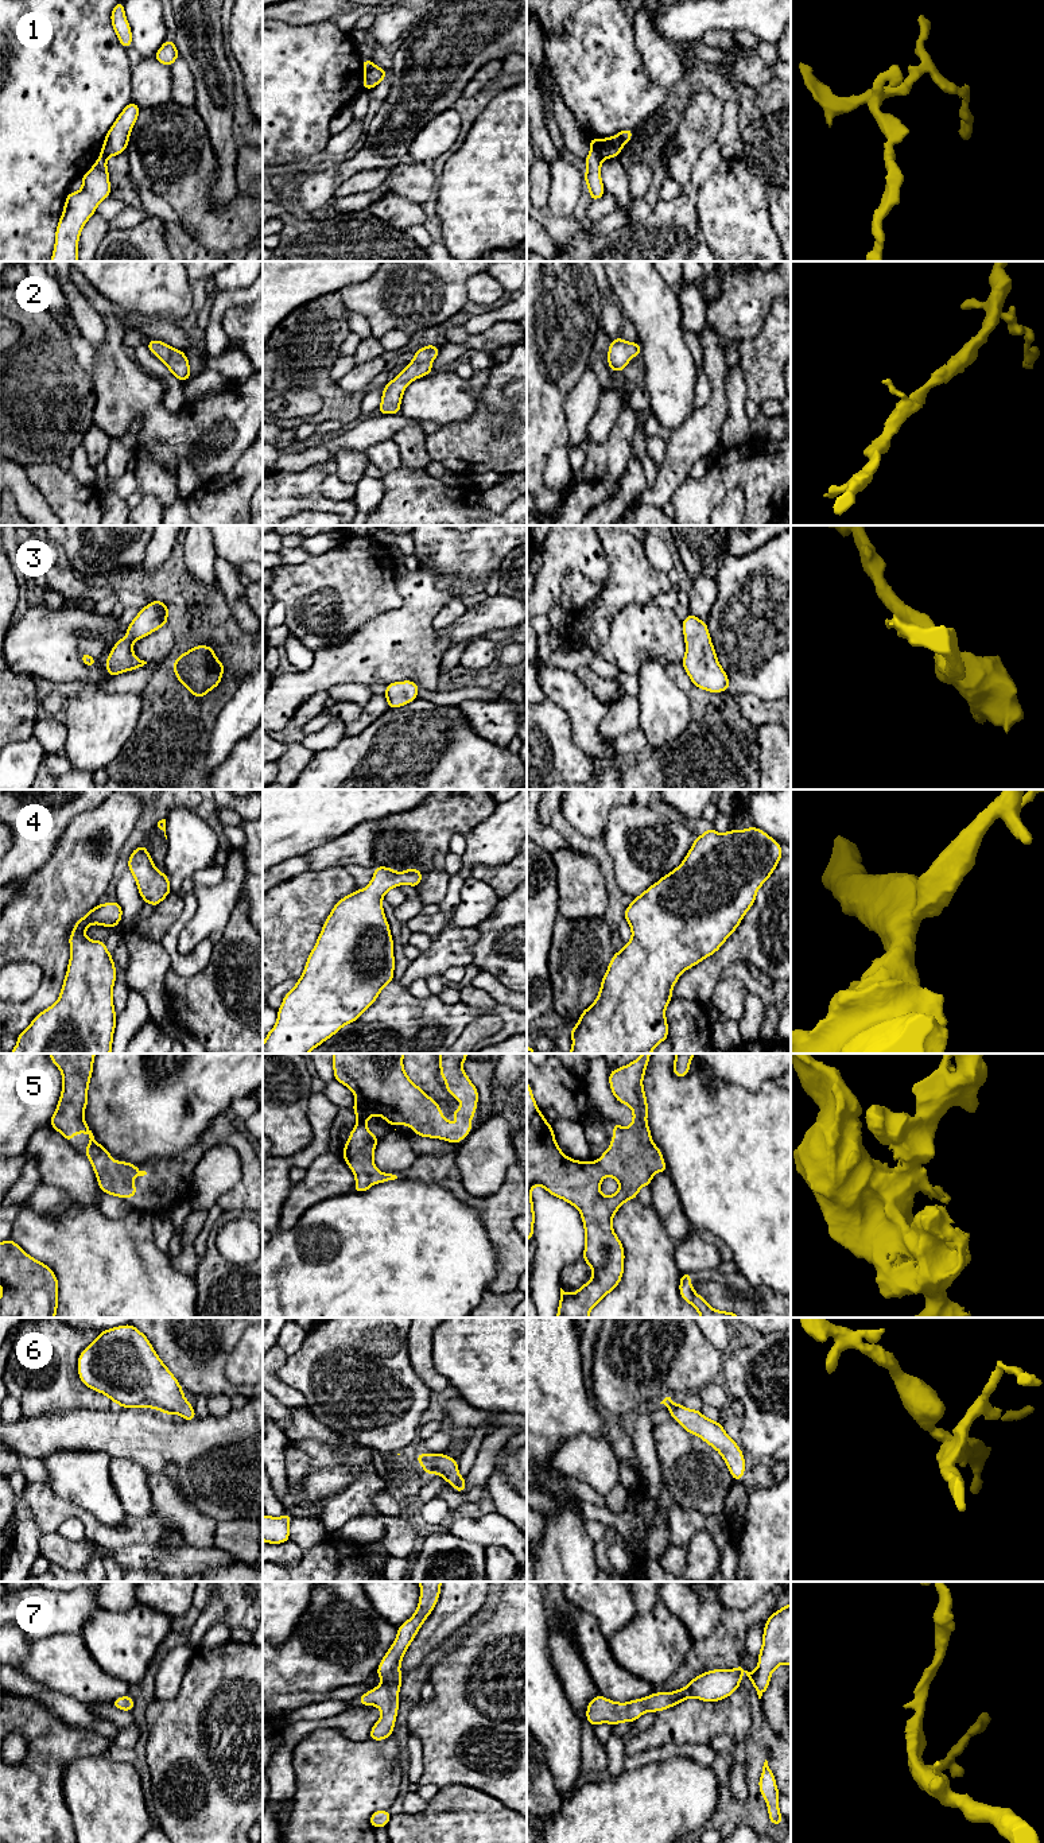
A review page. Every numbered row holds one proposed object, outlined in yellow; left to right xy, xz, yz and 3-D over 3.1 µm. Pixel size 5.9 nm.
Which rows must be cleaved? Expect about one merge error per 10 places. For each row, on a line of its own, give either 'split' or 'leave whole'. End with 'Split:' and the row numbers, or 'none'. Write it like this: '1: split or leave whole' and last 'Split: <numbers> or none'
1: split
2: leave whole
3: leave whole
4: leave whole
5: leave whole
6: leave whole
7: leave whole
Split: 1

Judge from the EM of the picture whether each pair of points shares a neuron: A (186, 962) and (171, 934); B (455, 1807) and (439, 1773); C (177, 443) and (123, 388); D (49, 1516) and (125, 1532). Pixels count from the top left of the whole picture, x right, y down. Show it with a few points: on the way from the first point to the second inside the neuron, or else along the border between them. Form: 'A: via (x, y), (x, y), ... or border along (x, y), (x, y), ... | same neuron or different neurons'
A: via (178, 957), (171, 950), (171, 942) | same neuron
B: border along (439, 1788), (469, 1785), (477, 1791) | different neurons
C: via (173, 427), (139, 396) | same neuron
D: via (68, 1512), (80, 1513), (100, 1533), (107, 1533) | same neuron

